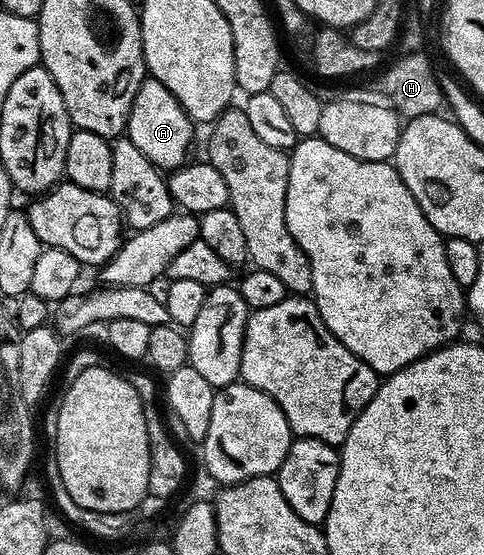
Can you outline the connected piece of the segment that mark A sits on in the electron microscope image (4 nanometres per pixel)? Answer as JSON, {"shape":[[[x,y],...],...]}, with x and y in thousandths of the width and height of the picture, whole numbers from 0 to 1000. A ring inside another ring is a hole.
{"shape":[[[302,141],[275,178],[275,189],[267,200],[262,243],[320,301],[335,306],[364,306],[384,294],[382,279],[399,259],[399,236],[403,225],[390,214],[388,205],[370,191],[362,169],[337,155],[337,148]]]}

